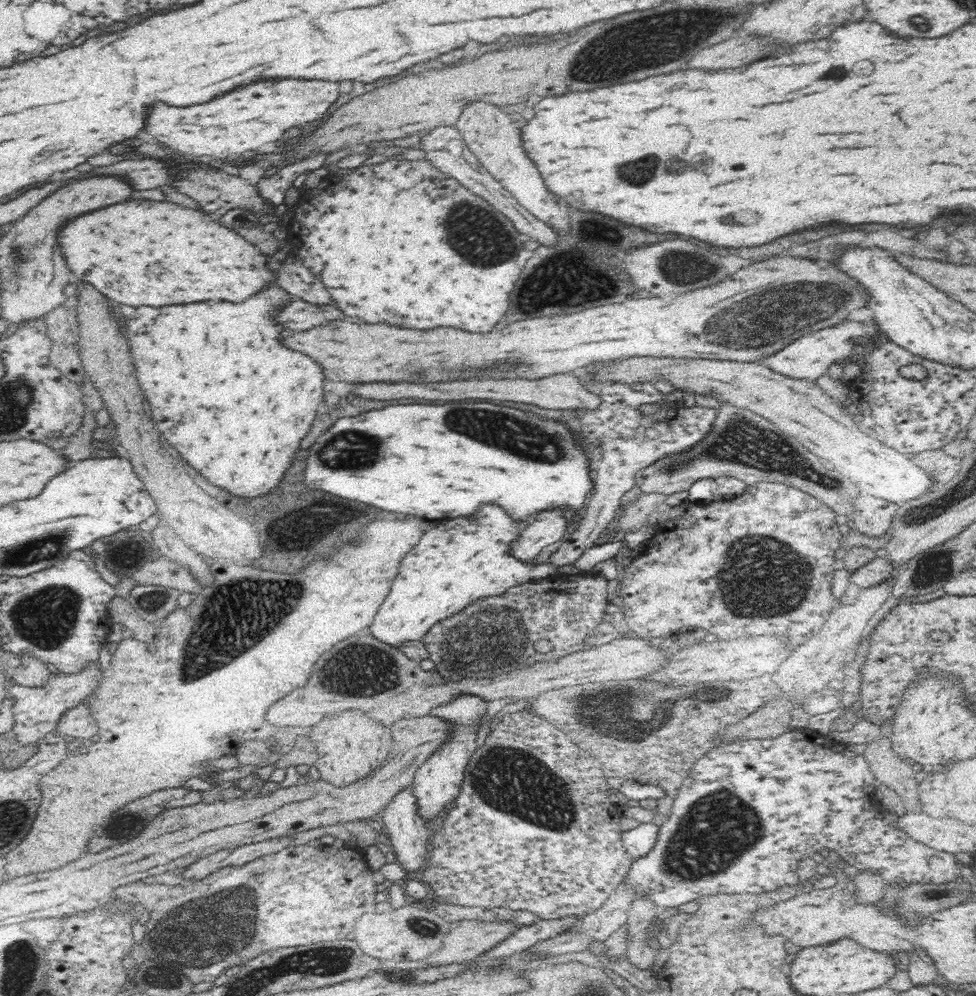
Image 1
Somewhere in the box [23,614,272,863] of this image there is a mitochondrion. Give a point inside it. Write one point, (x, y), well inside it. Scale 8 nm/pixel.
(127, 821)

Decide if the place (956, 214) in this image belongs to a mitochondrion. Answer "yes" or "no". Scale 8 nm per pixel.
no

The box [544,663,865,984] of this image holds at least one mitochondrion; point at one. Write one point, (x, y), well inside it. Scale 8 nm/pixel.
(725, 835)

